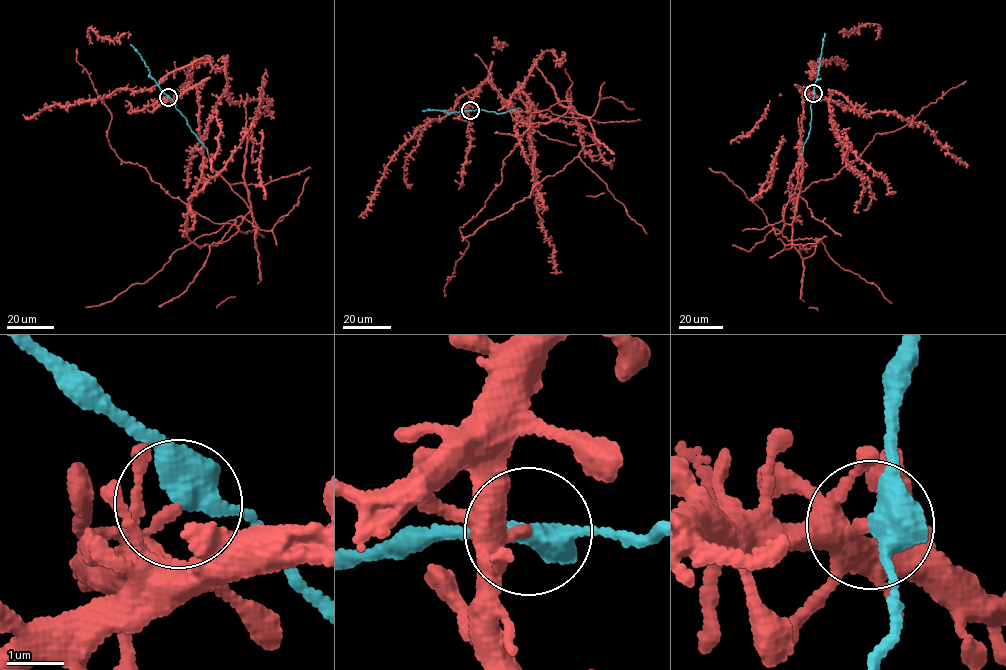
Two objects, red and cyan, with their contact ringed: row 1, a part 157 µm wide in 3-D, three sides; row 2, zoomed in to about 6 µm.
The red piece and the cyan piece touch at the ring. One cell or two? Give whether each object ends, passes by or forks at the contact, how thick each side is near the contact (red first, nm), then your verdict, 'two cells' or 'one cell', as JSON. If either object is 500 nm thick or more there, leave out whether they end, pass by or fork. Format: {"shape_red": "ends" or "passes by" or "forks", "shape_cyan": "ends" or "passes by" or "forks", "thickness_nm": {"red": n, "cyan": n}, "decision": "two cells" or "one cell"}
{"shape_red": "ends", "shape_cyan": "passes by", "thickness_nm": {"red": 150, "cyan": 420}, "decision": "one cell"}

